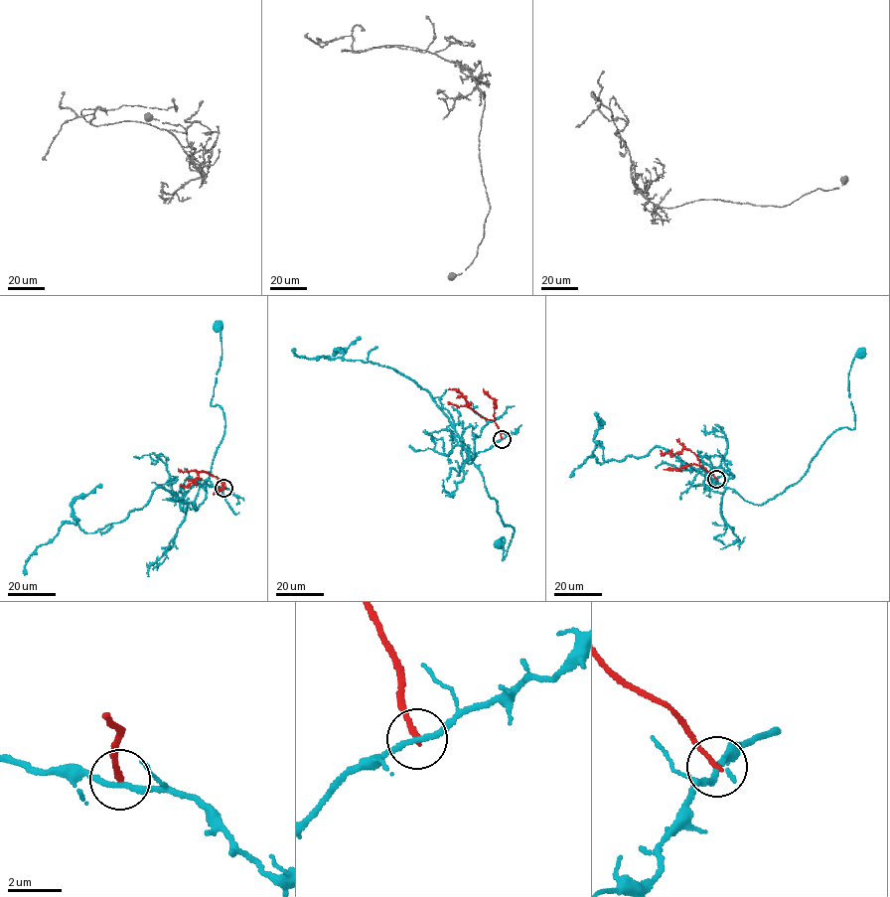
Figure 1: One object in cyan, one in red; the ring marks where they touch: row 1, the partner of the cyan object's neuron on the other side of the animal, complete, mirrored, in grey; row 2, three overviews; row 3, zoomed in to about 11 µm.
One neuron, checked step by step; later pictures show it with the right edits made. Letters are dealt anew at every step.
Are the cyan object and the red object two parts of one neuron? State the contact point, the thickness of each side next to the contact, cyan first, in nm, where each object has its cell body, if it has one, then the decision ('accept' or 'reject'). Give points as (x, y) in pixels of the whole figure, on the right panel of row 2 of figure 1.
(716, 479) | 200/200 nm | cyan (861, 353) | red none | reject

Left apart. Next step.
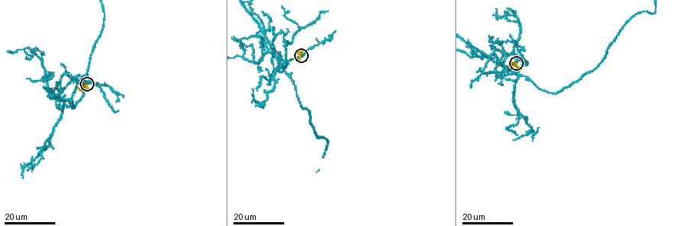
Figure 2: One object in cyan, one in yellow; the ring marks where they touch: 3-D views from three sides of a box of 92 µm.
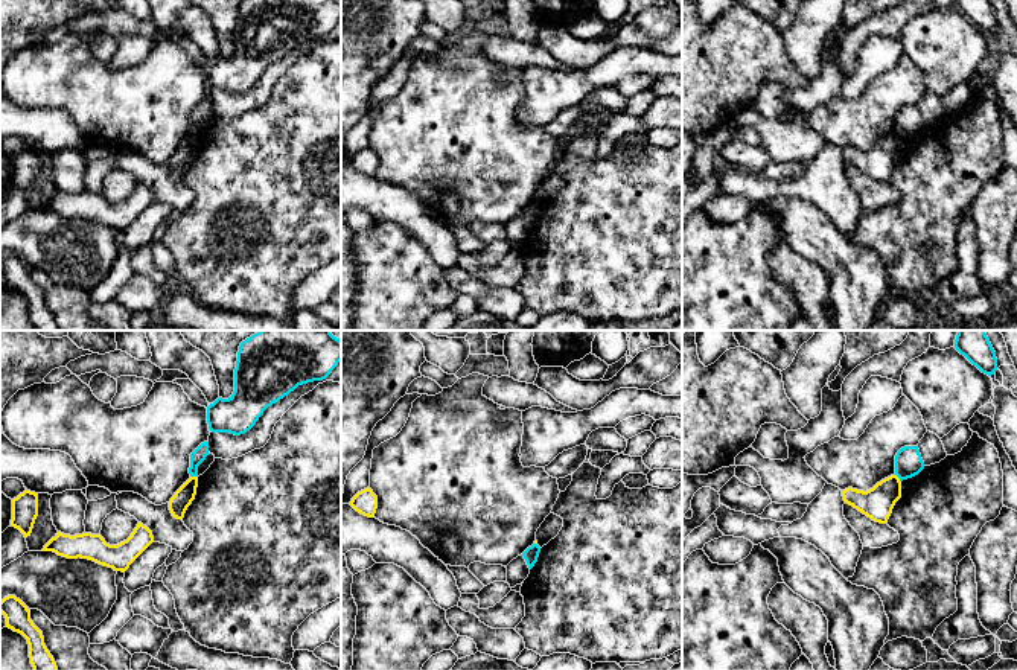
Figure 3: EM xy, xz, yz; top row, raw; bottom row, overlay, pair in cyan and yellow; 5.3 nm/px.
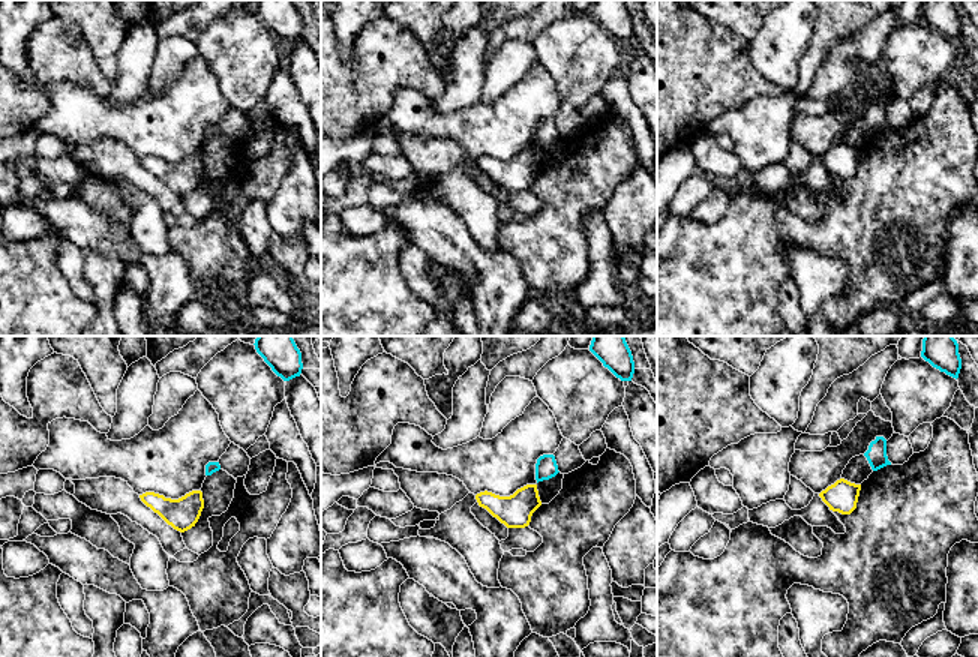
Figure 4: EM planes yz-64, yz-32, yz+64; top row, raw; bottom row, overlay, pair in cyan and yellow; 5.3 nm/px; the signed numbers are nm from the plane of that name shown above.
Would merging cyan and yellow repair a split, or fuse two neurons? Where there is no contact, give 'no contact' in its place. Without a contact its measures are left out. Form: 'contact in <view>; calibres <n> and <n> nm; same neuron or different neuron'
contact in xy; calibres 80 and 100 nm; different neuron

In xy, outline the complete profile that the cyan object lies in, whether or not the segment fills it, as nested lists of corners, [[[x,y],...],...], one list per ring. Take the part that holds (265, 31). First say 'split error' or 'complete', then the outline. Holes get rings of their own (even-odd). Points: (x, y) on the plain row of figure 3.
complete | [[[242,0],[234,27],[234,50],[228,58],[218,56],[207,65],[209,88],[245,93],[268,65],[298,44],[326,38],[340,20],[341,0]]]

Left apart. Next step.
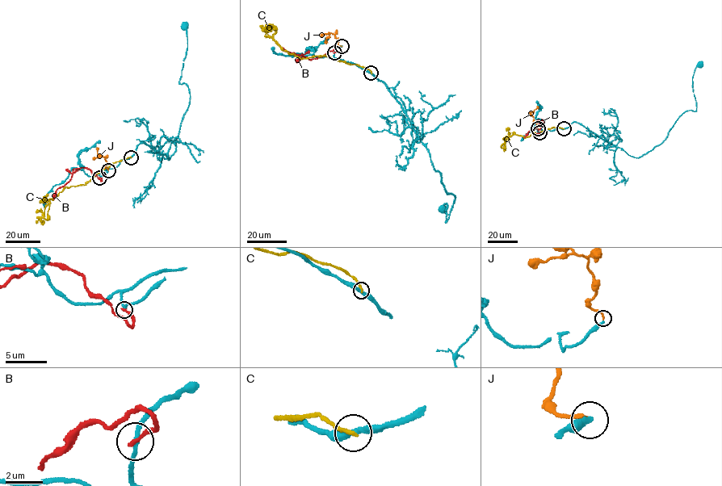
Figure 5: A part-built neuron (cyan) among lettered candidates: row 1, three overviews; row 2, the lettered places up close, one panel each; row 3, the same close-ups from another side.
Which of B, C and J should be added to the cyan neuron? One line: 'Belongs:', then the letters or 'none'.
Belongs: J

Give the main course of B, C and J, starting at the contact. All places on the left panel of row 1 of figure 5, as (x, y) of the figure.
B: (99, 178), (101, 181), (90, 169), (79, 168), (73, 173), (69, 182), (57, 188), (53, 199)
C: (131, 157), (111, 164), (84, 185), (65, 187), (46, 200), (49, 203), (38, 218), (43, 224)
J: (108, 170), (105, 158), (98, 153), (97, 148)

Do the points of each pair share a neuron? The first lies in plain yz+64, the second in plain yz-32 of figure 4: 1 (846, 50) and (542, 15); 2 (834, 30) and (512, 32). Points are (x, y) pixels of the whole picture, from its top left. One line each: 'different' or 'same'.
1: same
2: different

